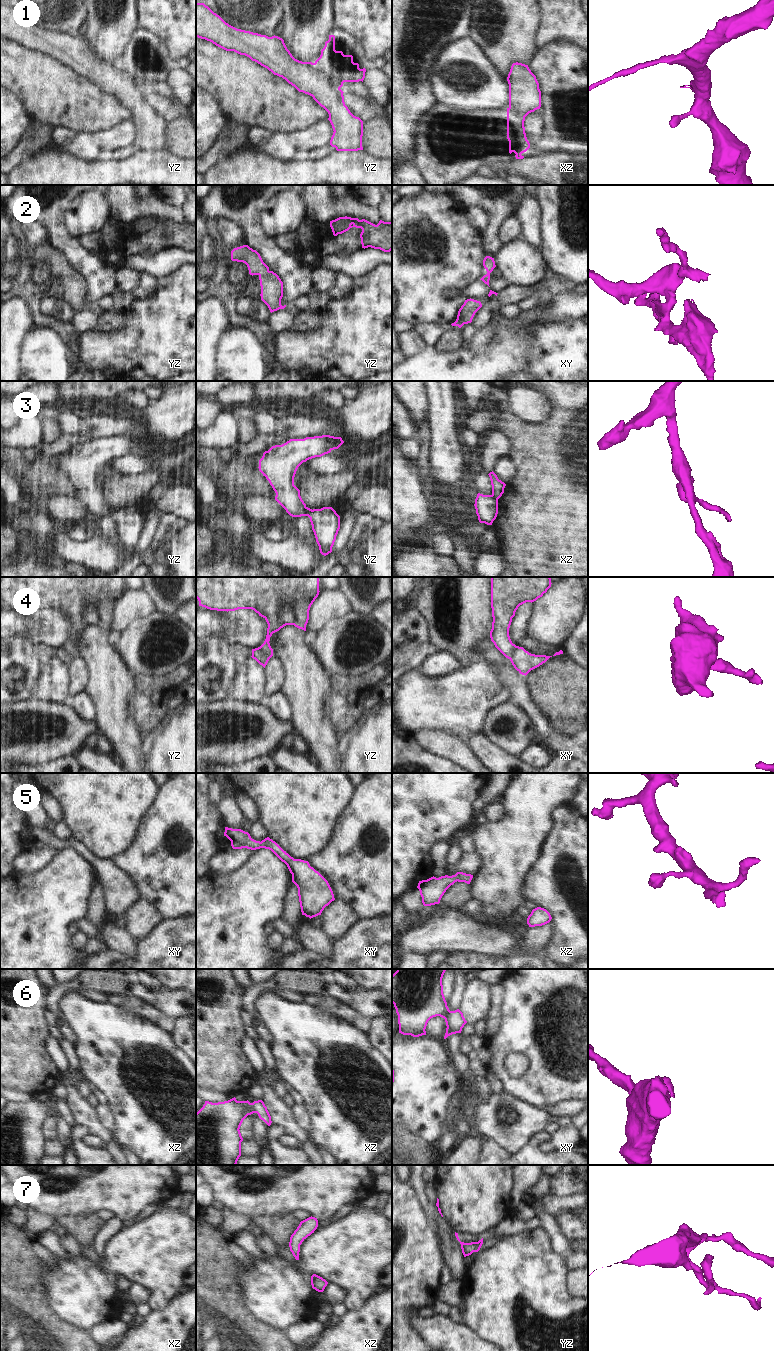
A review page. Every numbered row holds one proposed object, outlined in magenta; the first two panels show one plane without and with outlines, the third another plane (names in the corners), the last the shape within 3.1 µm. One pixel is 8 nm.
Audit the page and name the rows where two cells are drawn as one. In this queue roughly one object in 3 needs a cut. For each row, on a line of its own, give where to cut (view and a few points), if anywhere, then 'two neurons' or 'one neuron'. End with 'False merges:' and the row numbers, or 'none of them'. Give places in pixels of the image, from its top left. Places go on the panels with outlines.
1: yz (314, 63), (327, 77), (329, 82), (339, 89) | two neurons
2: no cut | one neuron
3: yz (312, 510), (308, 516) | two neurons
4: xy (516, 646), (508, 658) | two neurons
5: no cut | one neuron
6: xz (250, 1103), (254, 1112) | two neurons
7: no cut | one neuron
False merges: 1, 3, 4, 6

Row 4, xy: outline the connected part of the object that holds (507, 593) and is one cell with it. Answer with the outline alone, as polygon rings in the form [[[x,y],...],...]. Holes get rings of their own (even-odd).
[[[491,577],[491,641],[506,657],[516,647],[509,636],[512,618],[518,607],[534,602],[551,587],[550,577]]]

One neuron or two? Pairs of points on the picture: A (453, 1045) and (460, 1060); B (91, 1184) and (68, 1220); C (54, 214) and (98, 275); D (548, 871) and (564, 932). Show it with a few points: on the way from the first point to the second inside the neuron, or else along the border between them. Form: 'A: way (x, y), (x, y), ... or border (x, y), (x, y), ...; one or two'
A: way (454, 1049), (457, 1056); one
B: border (94, 1212), (55, 1216); two
C: way (57, 229), (60, 237), (83, 260); one
D: way (553, 886), (554, 891), (564, 902), (564, 917); one

